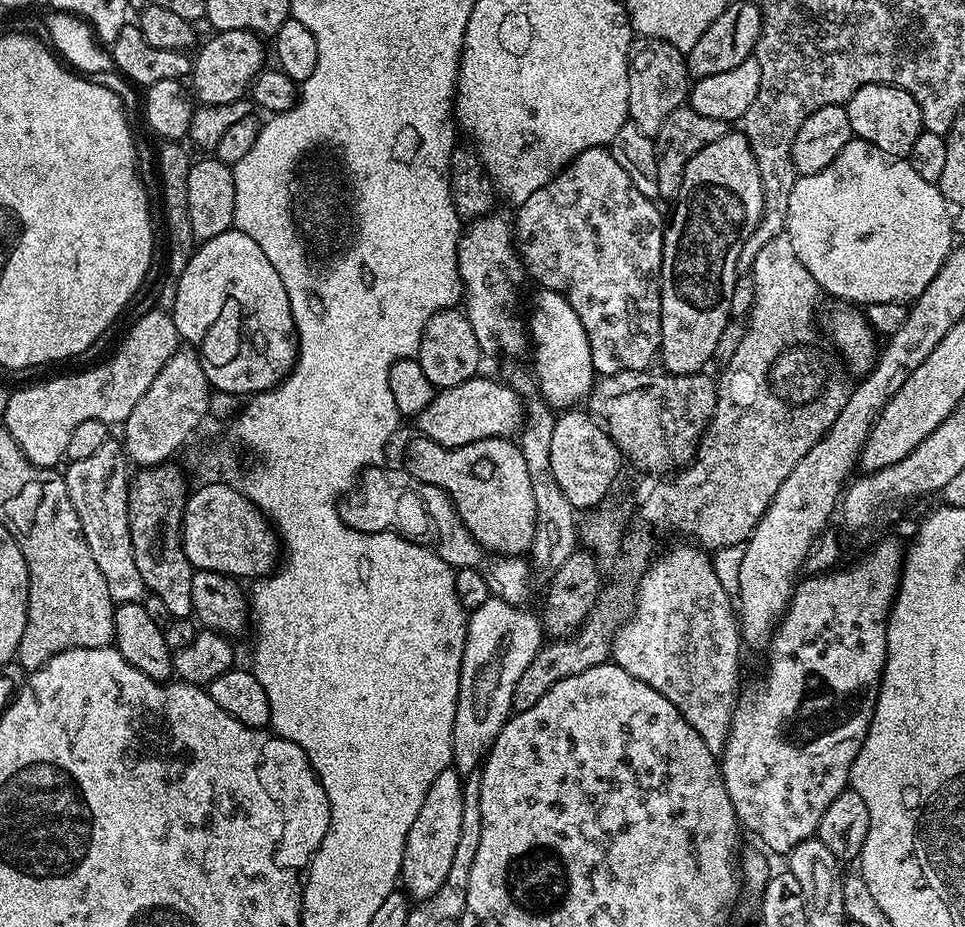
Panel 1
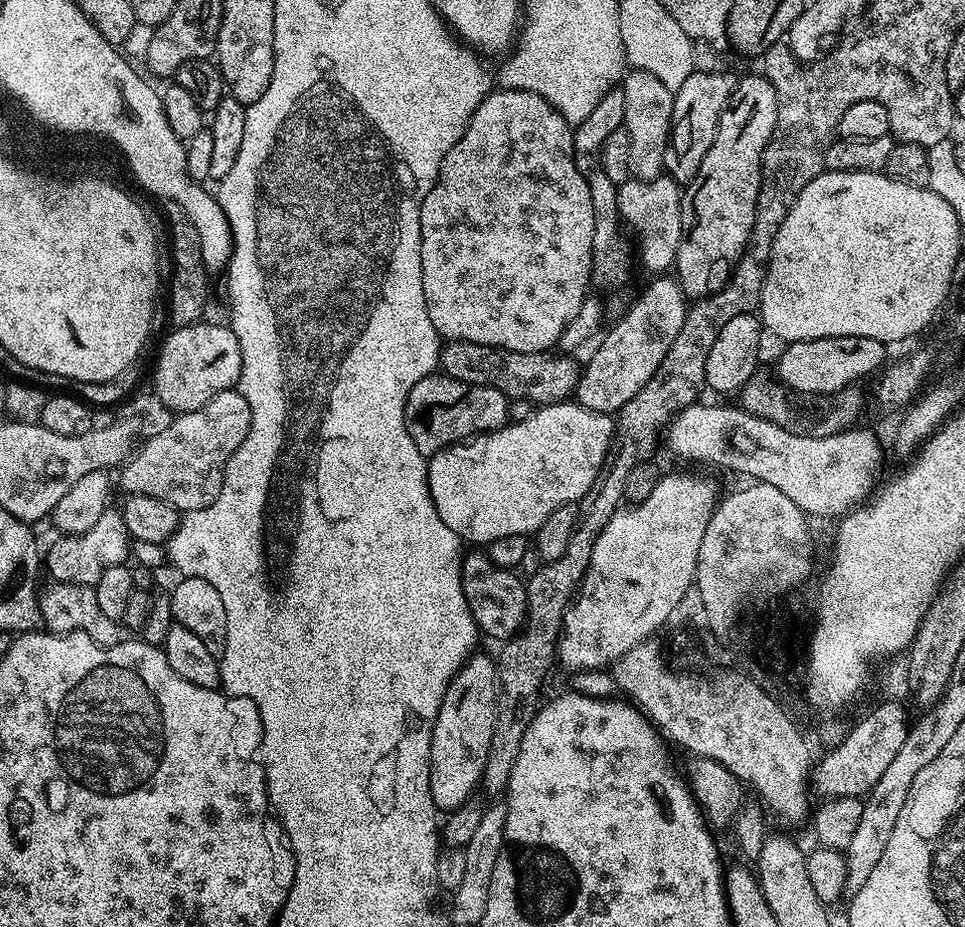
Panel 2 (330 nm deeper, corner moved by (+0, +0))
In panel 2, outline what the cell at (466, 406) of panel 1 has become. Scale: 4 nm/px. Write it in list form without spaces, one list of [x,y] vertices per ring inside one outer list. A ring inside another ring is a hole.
[[[660,274],[649,280],[652,281],[641,290],[628,313],[608,333],[605,331],[599,337],[596,353],[589,358],[588,365],[583,365],[574,400],[586,410],[619,413],[620,408],[626,406],[650,378],[654,378],[658,366],[662,366],[662,358],[666,358],[666,350],[674,346],[678,330],[682,330],[689,305],[675,275]]]

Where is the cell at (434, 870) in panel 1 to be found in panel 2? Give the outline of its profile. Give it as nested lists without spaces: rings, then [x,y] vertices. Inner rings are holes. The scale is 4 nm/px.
[[[469,655],[466,663],[454,674],[442,706],[436,710],[436,718],[430,724],[428,753],[430,754],[430,784],[428,795],[434,798],[437,809],[451,810],[460,808],[473,799],[472,792],[484,779],[486,758],[490,754],[490,738],[494,738],[494,718],[496,717],[496,662],[490,655]]]

